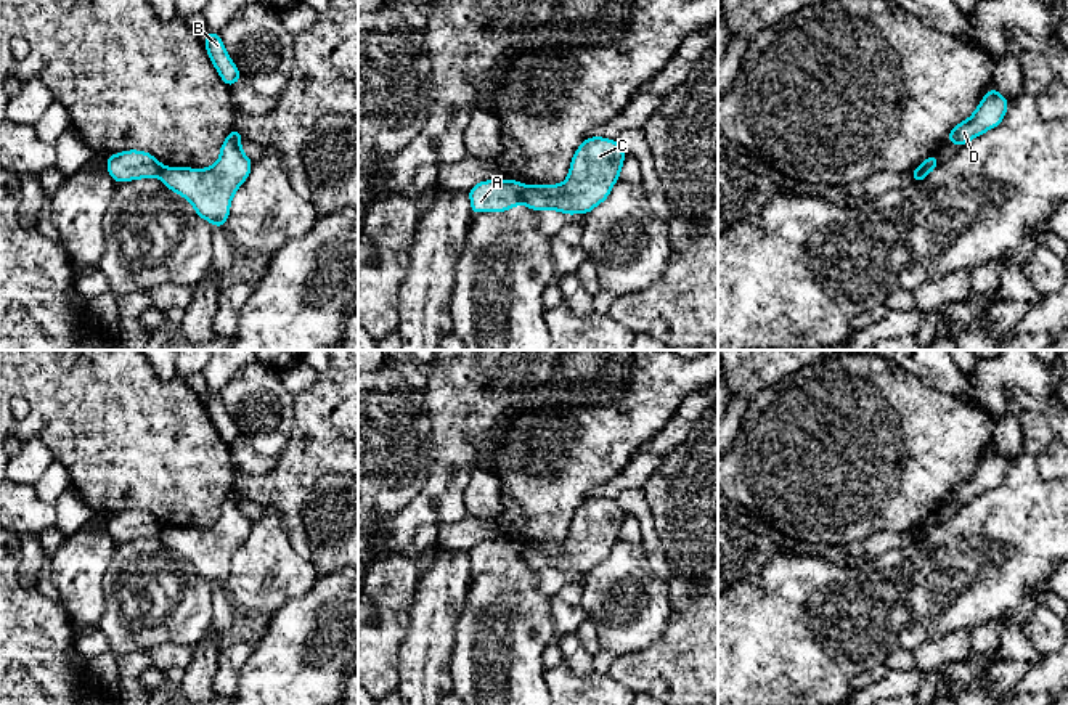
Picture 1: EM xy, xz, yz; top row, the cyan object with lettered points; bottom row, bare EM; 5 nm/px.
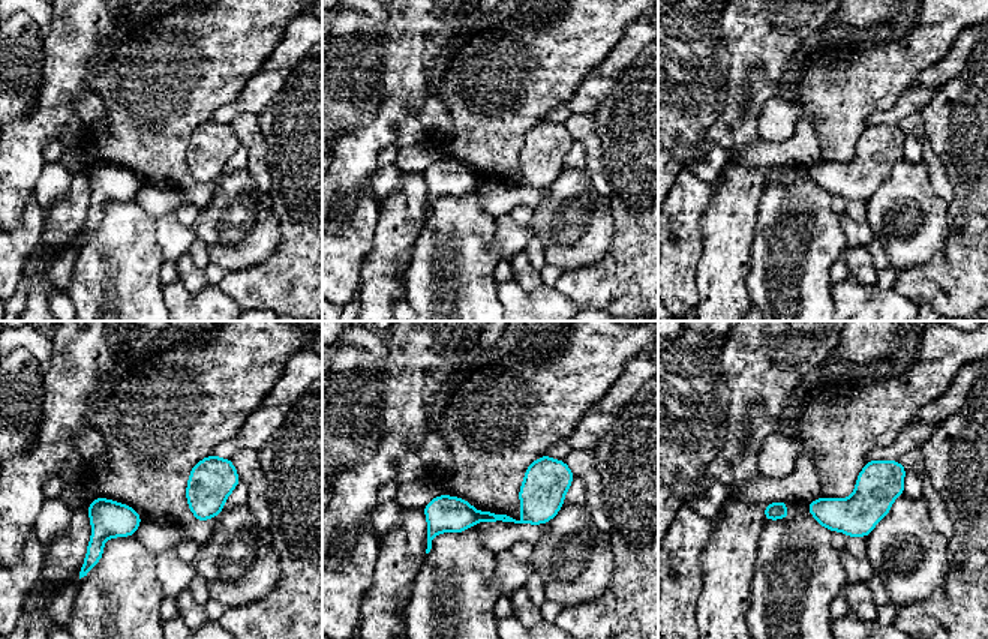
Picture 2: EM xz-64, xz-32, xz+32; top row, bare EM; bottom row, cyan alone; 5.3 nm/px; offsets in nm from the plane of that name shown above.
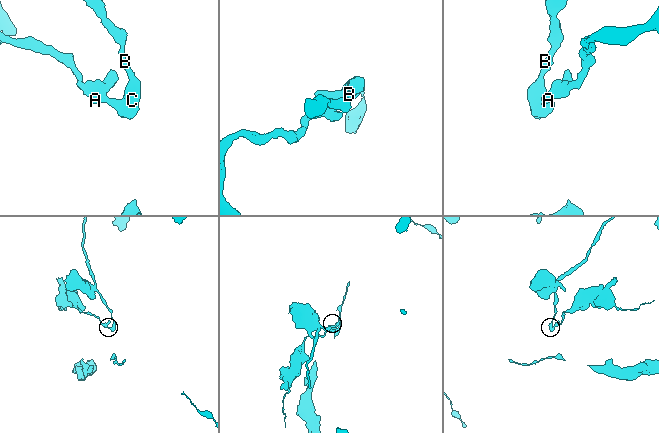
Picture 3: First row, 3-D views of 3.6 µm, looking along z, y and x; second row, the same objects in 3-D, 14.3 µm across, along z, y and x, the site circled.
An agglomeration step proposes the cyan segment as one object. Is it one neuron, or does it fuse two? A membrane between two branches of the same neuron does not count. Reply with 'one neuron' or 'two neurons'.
two neurons

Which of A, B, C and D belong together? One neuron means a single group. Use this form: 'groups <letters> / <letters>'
groups A D / B C

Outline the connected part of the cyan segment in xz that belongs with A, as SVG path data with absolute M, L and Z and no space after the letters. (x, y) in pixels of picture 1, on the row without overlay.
M517 540L479 541L467 551L472 575L480 572L504 572L517 567L522 562L520 546Z

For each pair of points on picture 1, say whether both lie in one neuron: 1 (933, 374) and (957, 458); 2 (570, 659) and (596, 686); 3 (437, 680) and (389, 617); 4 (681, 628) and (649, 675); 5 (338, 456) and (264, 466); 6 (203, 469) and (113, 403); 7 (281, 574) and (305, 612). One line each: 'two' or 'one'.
1: two
2: two
3: two
4: one
5: two
6: one
7: two

